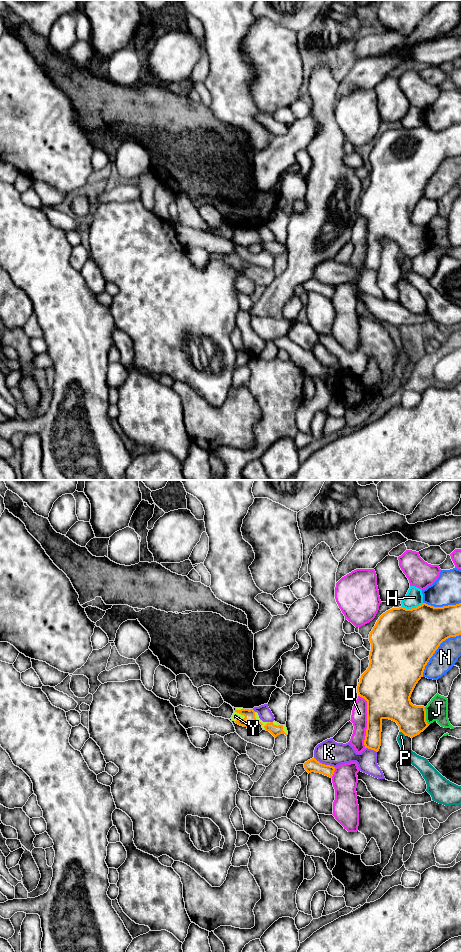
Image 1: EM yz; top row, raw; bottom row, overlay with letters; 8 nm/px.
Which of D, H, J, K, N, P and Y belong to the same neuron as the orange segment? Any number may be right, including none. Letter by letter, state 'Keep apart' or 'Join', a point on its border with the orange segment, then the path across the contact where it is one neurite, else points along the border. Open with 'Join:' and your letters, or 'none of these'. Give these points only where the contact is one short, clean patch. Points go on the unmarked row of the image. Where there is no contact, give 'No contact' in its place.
Join: Y
D: Keep apart. Touches orange at yz (367, 240)
H: Keep apart. Touches orange at yz (412, 128)
J: Keep apart. Touches orange at yz (425, 236)
K: Keep apart. Touches orange at yz (324, 284)
N: Keep apart. Touches orange at yz (436, 169)
P: Keep apart. Touches orange at yz (402, 252)
Y: Join. Touches orange at yz (242, 234)

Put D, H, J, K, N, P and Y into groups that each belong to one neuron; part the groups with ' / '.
D / H / J / K / N / P / Y

